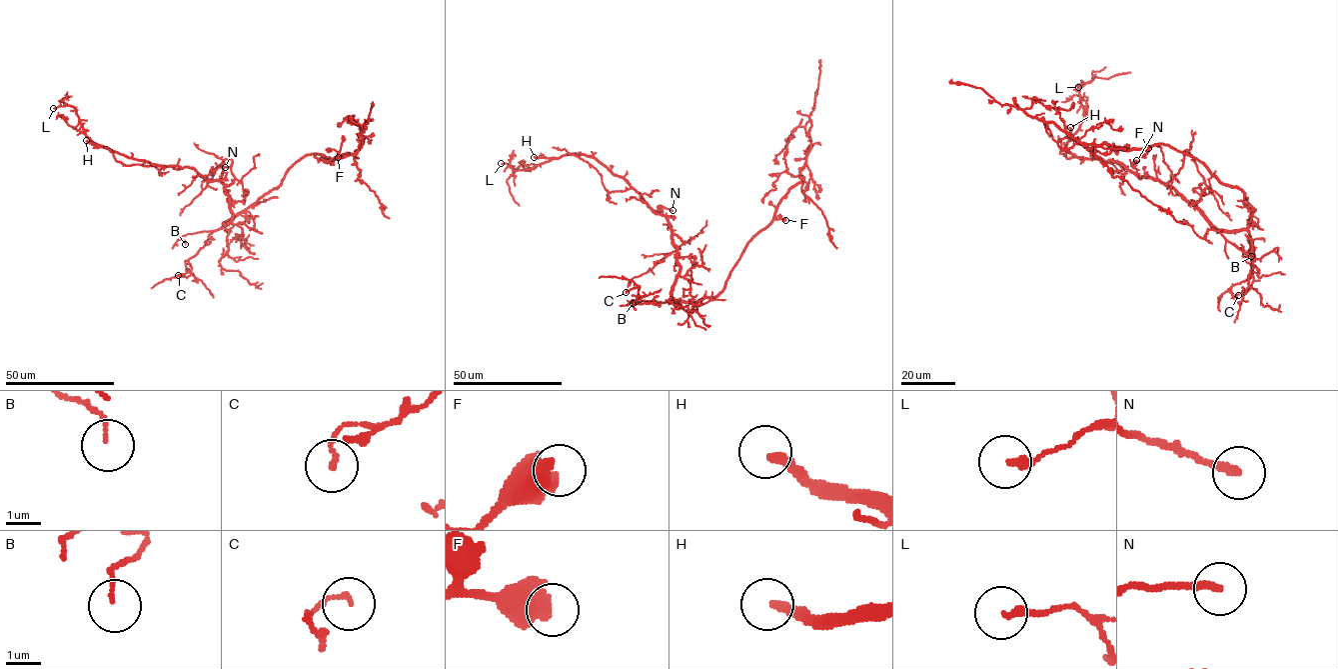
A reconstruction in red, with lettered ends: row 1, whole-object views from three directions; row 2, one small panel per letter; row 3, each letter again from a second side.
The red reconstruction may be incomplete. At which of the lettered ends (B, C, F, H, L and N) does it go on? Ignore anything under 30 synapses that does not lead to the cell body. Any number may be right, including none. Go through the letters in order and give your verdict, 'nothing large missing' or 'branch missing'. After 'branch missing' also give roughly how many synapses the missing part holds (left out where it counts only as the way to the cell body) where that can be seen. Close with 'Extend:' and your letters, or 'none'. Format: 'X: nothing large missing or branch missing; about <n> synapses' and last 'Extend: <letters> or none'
B: nothing large missing
C: nothing large missing
F: branch missing; about 35 synapses
H: branch missing; about 45 synapses
L: nothing large missing
N: nothing large missing
Extend: F, H

